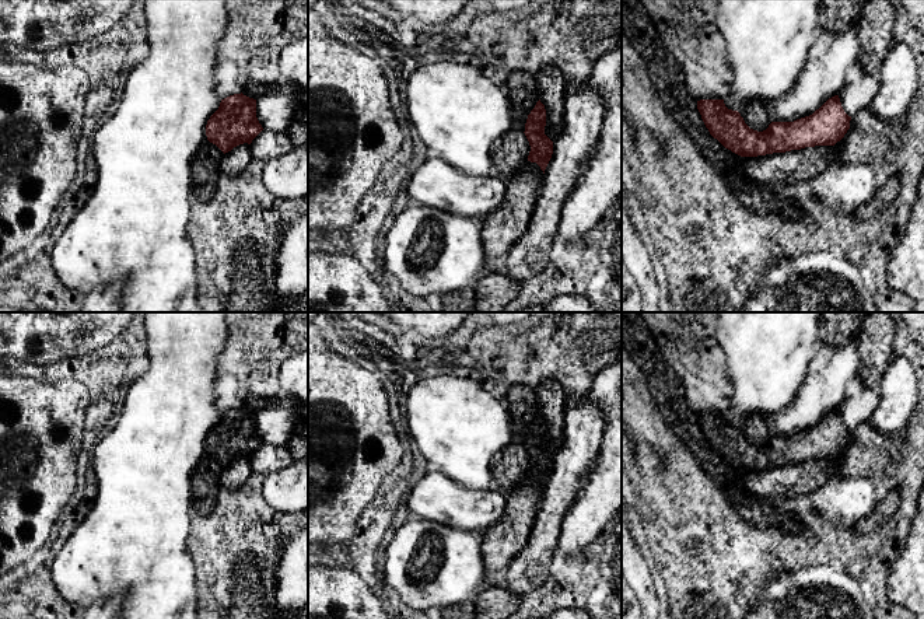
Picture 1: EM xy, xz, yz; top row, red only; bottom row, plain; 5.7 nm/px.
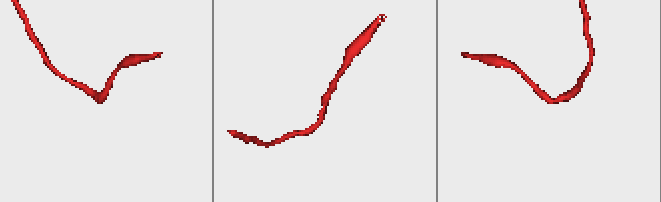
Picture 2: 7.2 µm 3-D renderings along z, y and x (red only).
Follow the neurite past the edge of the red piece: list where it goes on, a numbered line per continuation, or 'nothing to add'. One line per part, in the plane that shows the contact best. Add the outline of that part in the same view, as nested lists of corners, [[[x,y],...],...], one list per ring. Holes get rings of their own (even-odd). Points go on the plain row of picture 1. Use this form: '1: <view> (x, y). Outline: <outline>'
nothing to add

